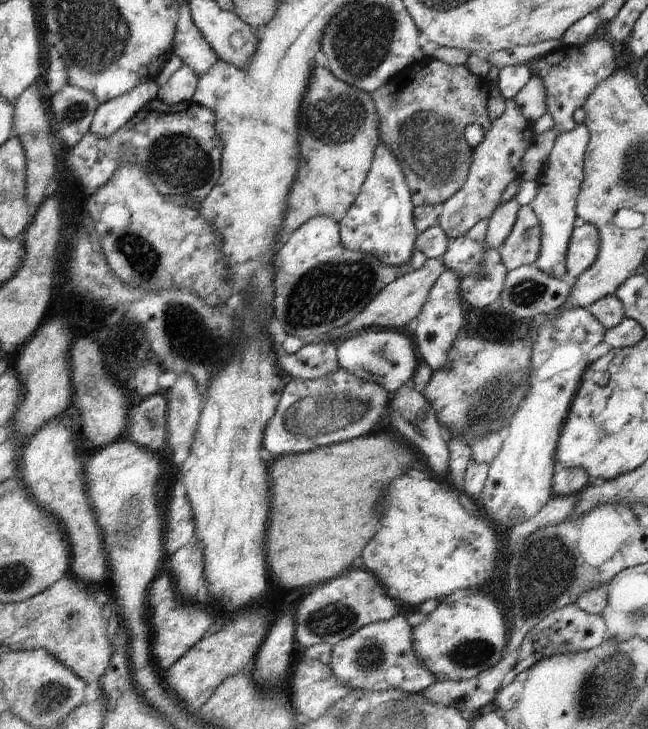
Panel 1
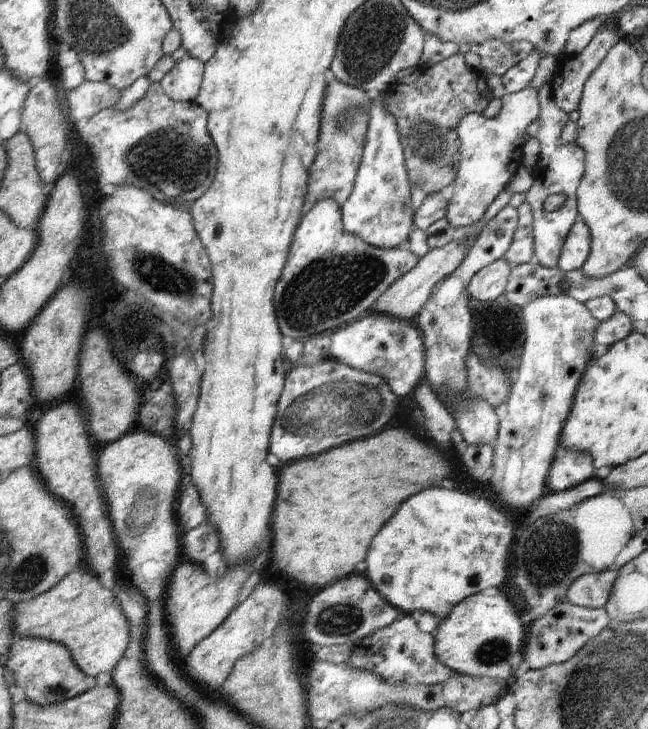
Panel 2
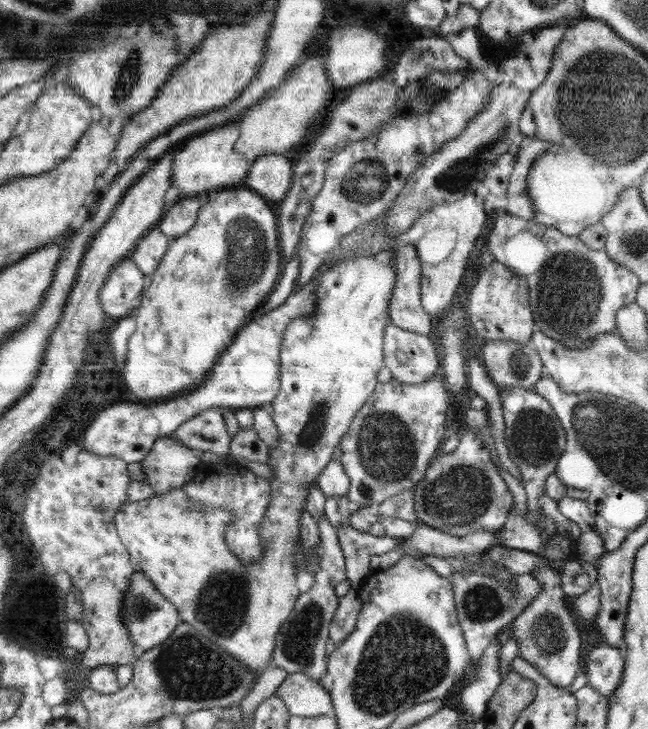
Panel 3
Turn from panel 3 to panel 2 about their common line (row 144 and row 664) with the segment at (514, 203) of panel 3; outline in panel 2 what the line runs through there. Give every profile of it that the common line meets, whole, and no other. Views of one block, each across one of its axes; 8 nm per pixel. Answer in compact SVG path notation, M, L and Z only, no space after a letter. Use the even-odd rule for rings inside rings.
M568 600L557 604L548 614L534 621L526 630L523 648L524 659L514 677L520 677L528 669L539 669L554 663L565 663L590 639L603 631L610 621L605 609L589 609L572 604Z

